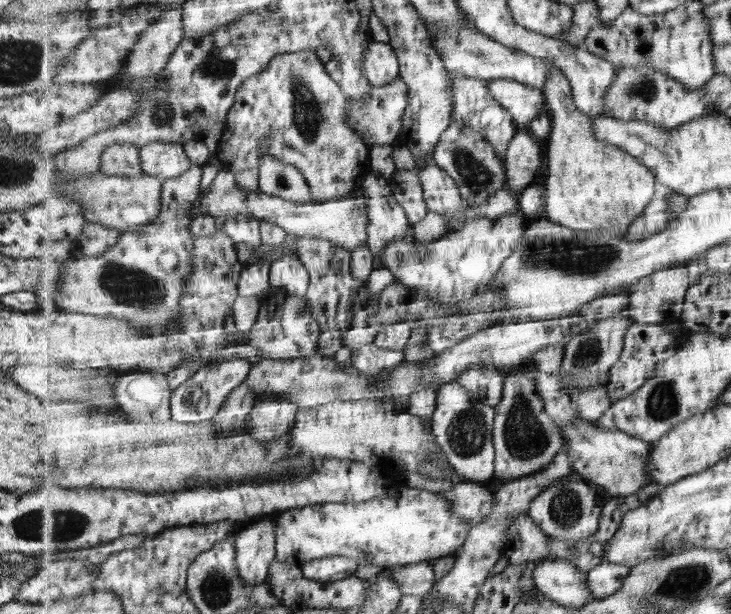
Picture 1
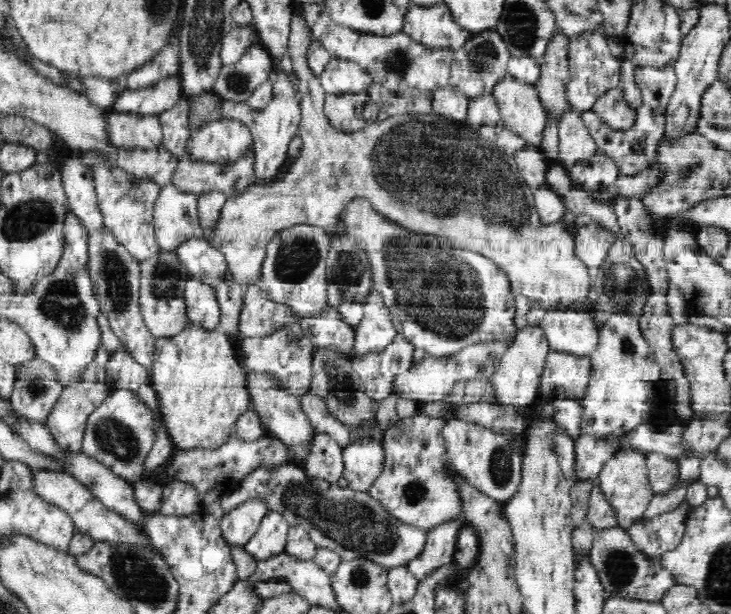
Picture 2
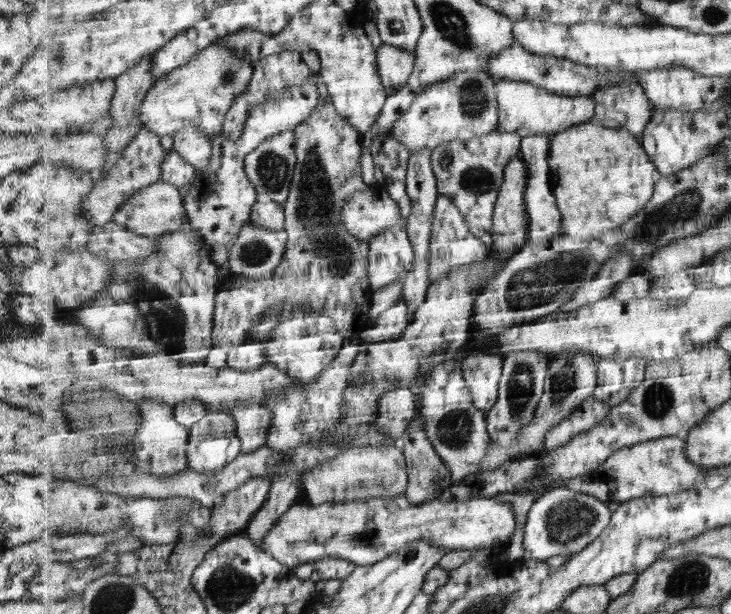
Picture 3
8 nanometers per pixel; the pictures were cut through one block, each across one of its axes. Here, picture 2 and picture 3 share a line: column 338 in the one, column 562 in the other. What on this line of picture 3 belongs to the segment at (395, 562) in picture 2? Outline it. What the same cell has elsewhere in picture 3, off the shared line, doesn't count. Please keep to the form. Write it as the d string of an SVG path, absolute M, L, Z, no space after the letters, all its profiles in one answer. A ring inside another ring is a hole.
M556 487L539 496L528 510L523 535L523 558L545 561L559 554L580 553L601 536L612 517L613 512L607 502L567 487Z

